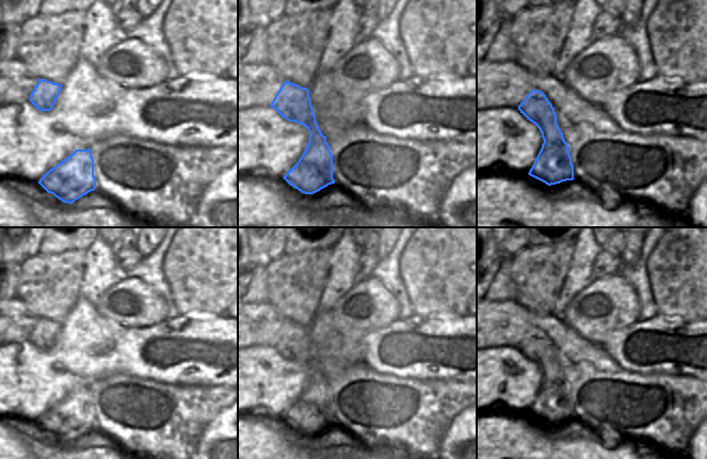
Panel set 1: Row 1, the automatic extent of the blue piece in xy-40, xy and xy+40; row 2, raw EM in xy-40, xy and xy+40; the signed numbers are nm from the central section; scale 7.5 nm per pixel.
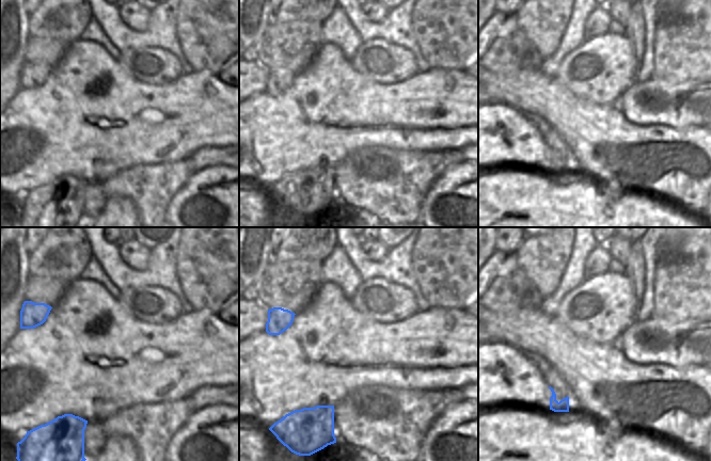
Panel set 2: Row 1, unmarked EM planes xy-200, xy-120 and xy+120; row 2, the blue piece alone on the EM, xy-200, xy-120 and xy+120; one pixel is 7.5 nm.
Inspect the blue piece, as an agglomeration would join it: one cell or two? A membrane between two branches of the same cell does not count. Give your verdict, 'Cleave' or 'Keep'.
Keep.

